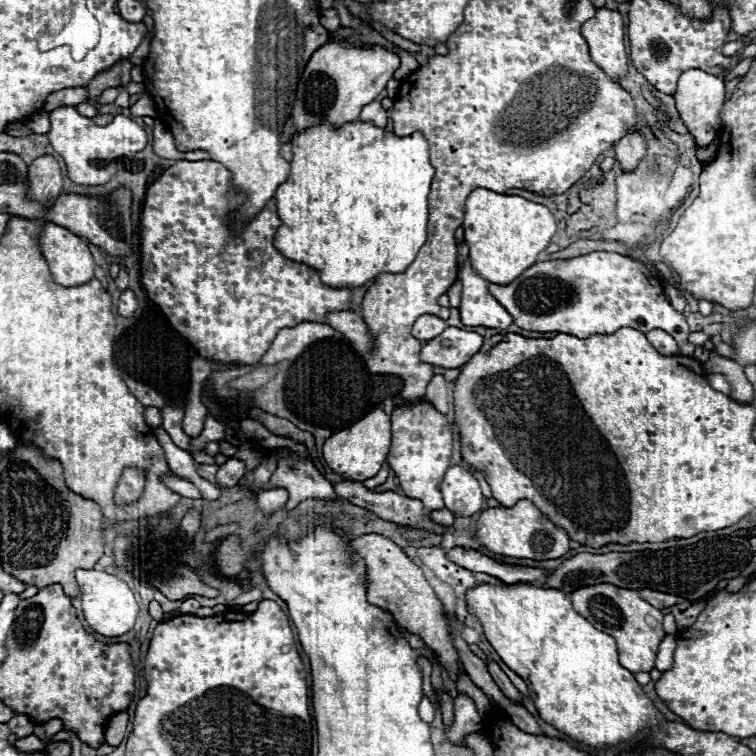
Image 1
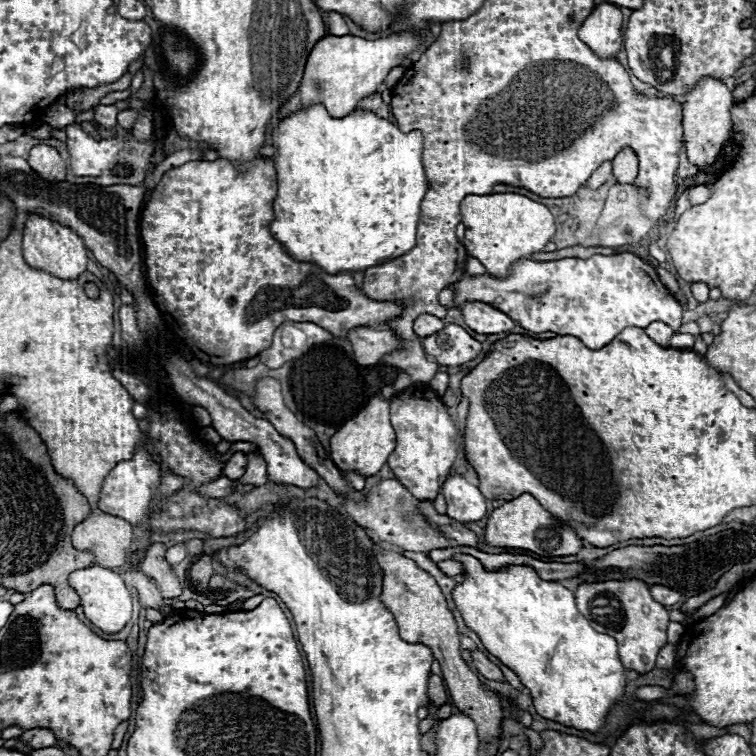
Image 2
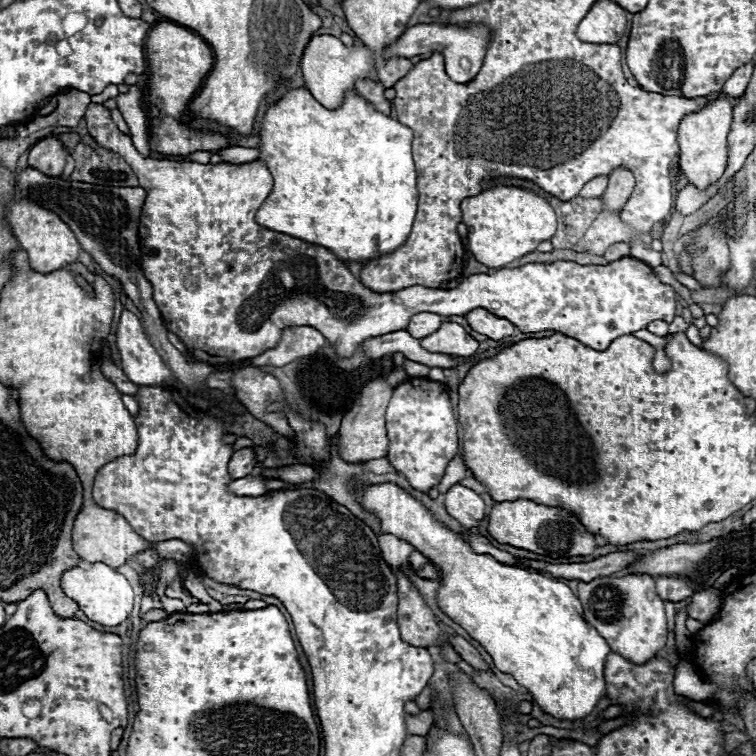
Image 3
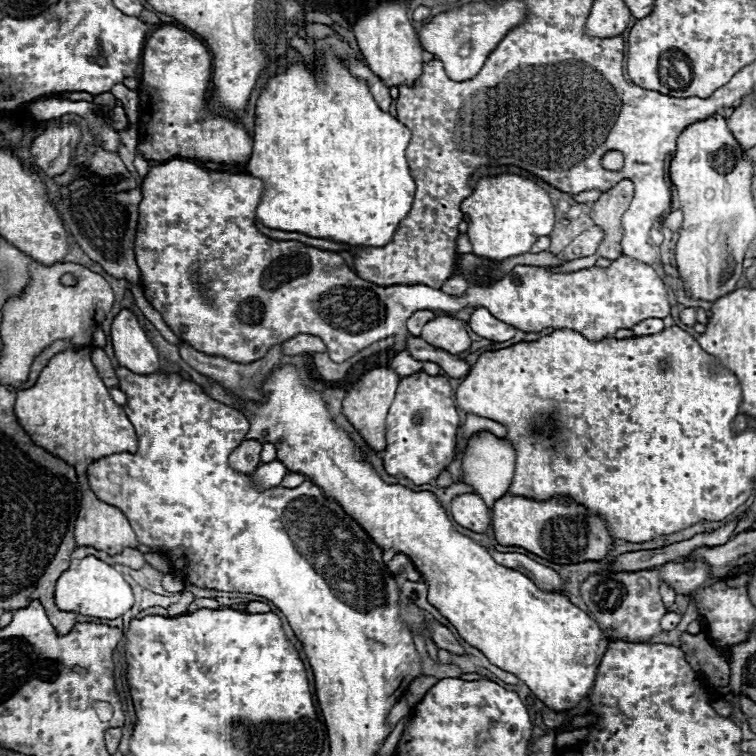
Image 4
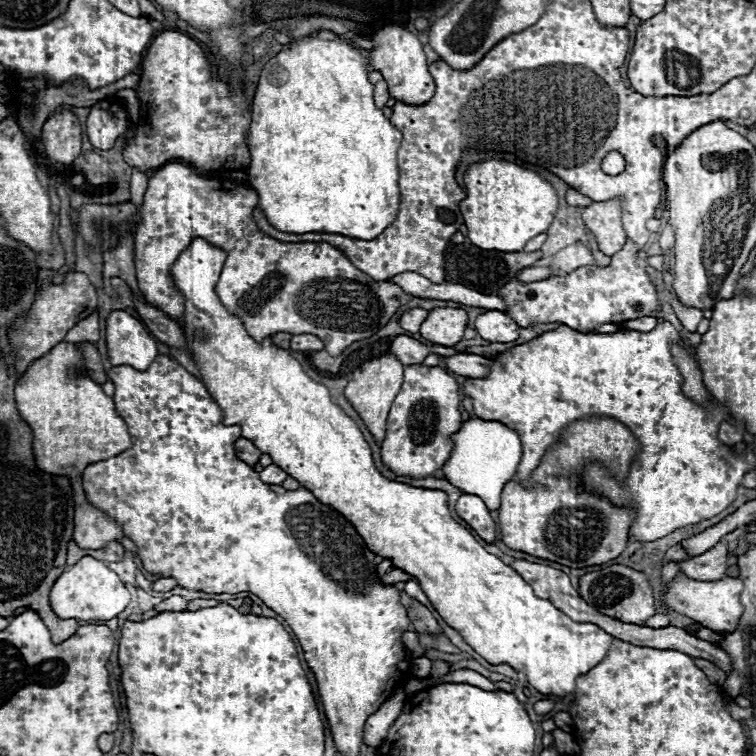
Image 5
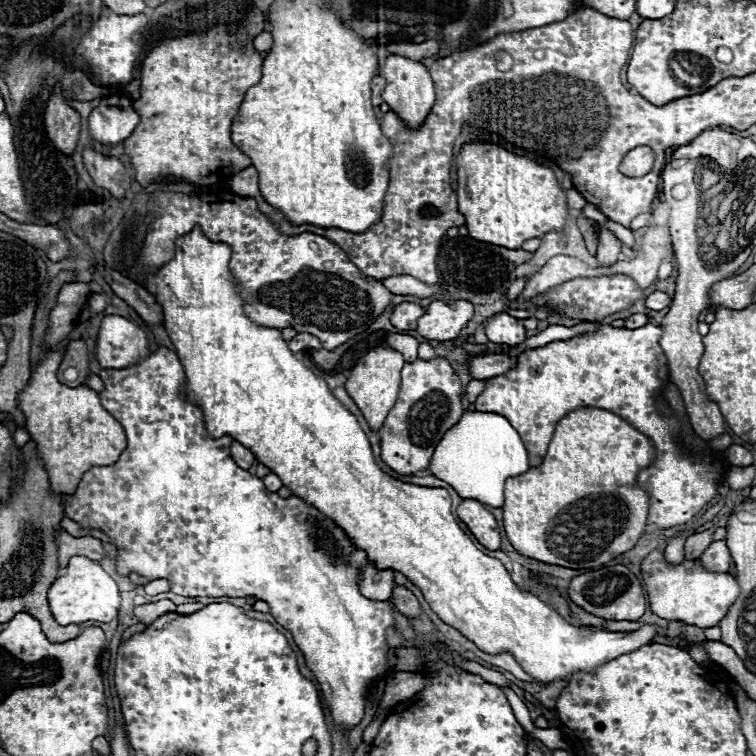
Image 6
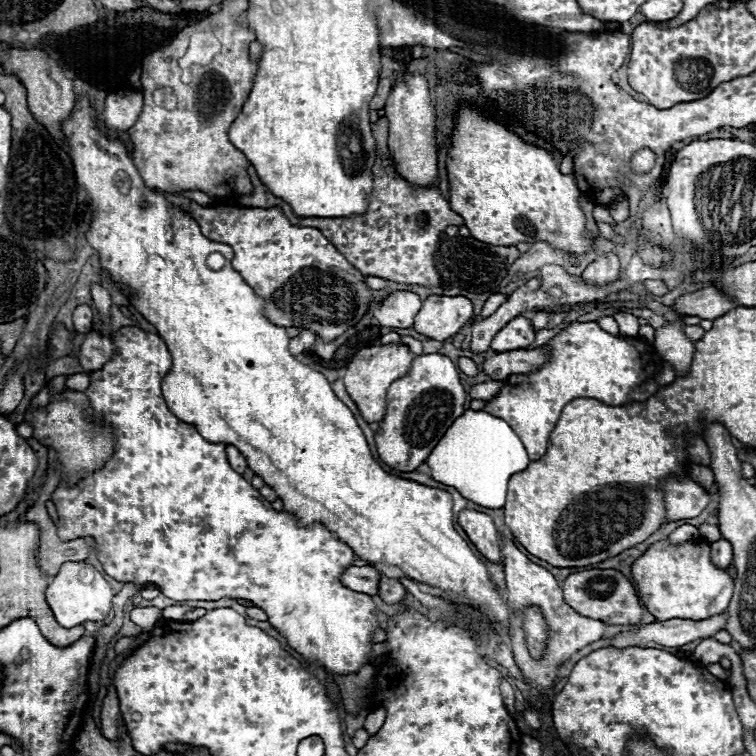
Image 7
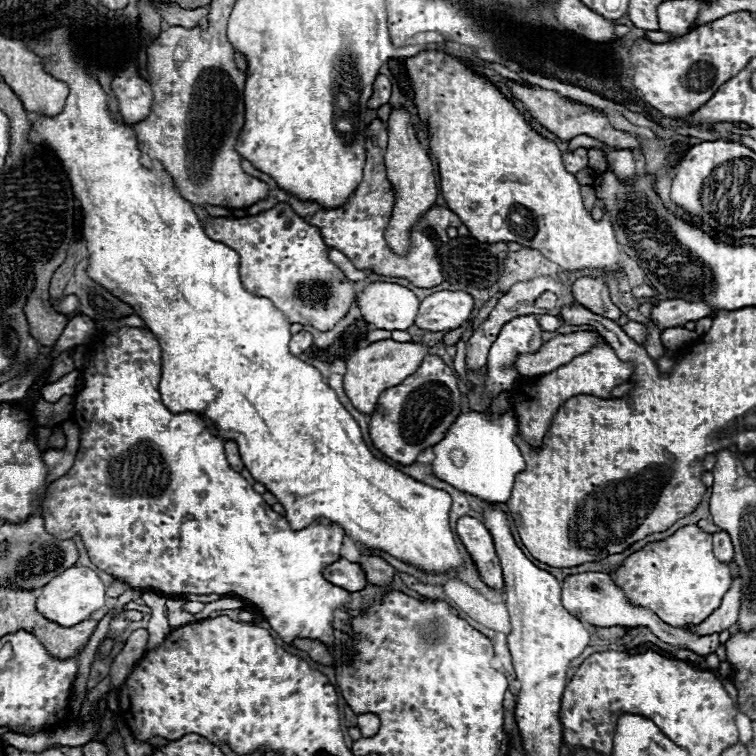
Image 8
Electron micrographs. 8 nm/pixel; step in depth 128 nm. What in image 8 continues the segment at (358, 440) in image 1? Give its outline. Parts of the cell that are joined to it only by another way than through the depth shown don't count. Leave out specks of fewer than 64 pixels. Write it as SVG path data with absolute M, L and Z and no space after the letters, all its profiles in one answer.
M396 340L372 342L370 346L356 350L354 356L348 360L348 370L344 374L344 390L360 412L372 414L380 392L412 376L412 372L420 368L426 354L428 354L428 346L422 342L396 342Z

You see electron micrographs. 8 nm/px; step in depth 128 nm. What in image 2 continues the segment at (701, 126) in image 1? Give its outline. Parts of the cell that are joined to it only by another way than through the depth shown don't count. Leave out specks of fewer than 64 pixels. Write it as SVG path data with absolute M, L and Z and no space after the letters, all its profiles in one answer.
M714 78L700 80L692 90L684 94L684 146L688 162L694 164L698 170L708 170L720 156L722 144L732 134L732 120L730 110L736 104L732 92L724 86L724 82Z

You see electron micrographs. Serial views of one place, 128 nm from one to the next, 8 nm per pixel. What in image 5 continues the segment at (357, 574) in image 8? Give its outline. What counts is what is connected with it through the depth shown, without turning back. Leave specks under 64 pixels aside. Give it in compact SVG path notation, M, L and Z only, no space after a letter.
M382 560L378 566L376 566L376 572L378 572L378 578L384 586L394 586L398 582L408 582L412 576L402 572L400 568L394 568L390 560Z

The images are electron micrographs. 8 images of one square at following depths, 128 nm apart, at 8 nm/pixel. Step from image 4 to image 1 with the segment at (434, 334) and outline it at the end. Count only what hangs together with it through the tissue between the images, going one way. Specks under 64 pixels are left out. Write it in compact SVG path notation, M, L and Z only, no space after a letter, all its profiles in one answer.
M448 326L440 336L428 340L422 348L422 360L440 368L464 366L480 348L484 338L476 332L466 332Z

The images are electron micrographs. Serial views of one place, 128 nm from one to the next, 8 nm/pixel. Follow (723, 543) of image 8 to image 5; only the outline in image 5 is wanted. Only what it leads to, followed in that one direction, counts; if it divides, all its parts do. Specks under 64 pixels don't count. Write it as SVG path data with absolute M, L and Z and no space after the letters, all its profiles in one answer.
M718 542L714 548L704 554L692 556L690 560L680 562L680 572L694 580L722 580L726 576L728 546Z

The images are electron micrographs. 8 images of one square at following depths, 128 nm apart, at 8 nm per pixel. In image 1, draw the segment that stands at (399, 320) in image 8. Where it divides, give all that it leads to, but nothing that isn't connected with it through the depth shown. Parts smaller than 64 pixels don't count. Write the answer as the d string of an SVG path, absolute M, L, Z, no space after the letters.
M424 314L424 316L420 316L420 318L414 322L412 334L414 334L418 340L428 342L428 340L432 340L432 336L438 336L440 332L444 332L444 328L446 328L446 322L444 322L442 318L432 316L432 314Z

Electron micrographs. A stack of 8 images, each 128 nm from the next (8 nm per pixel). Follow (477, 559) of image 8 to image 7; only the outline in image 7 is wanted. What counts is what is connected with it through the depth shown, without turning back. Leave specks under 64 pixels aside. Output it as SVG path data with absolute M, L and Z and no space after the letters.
M462 510L458 516L458 524L486 560L500 562L500 536L488 514L476 510Z

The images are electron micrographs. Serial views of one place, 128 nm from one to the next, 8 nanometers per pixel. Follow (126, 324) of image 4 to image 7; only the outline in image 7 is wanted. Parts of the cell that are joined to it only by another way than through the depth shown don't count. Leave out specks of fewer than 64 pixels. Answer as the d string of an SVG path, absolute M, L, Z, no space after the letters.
M92 330L88 332L86 340L80 346L78 362L84 368L84 372L94 372L94 370L100 370L112 358L112 352L114 352L112 338Z

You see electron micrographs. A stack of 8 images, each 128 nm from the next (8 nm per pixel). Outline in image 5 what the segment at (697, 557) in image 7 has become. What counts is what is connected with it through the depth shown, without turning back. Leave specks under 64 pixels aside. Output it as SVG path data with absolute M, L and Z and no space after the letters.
M678 572L672 582L666 584L666 592L662 594L664 608L680 612L682 616L688 616L690 620L698 622L704 628L710 628L714 632L734 632L736 624L742 616L742 604L740 604L740 594L742 594L742 580L740 578L722 578L714 582L706 580L694 580L688 578L686 574Z

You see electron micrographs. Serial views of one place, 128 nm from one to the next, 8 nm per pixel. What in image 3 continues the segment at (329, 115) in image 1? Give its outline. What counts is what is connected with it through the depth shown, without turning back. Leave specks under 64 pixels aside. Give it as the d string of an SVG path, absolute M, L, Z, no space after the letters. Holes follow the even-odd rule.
M416 24L408 28L408 32L392 46L384 50L384 56L418 56L426 52L440 52L444 56L446 64L446 74L454 82L470 82L482 68L482 60L486 56L486 48L490 44L492 30L484 24L466 24L466 26L452 26L452 24ZM312 36L310 42L304 48L302 54L302 72L306 88L312 92L312 96L326 108L340 106L340 100L344 98L344 92L354 88L356 78L374 78L376 66L372 52L366 46L352 46L350 50L340 42L336 36Z

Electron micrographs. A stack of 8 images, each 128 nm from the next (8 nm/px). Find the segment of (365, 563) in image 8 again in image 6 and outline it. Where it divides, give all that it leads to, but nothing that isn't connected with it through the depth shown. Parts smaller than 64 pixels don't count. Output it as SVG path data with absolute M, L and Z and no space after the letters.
M394 586L390 600L398 608L398 612L402 612L406 616L416 618L420 614L420 604L418 604L416 596L410 590L406 590L404 586Z

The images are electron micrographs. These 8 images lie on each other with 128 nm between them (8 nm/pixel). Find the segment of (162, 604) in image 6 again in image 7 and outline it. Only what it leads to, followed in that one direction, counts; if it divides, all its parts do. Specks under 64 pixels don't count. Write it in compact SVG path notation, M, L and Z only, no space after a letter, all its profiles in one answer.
M134 607L130 612L130 619L132 622L138 626L142 626L144 632L150 632L160 616L162 616L162 610L158 610L158 608Z

